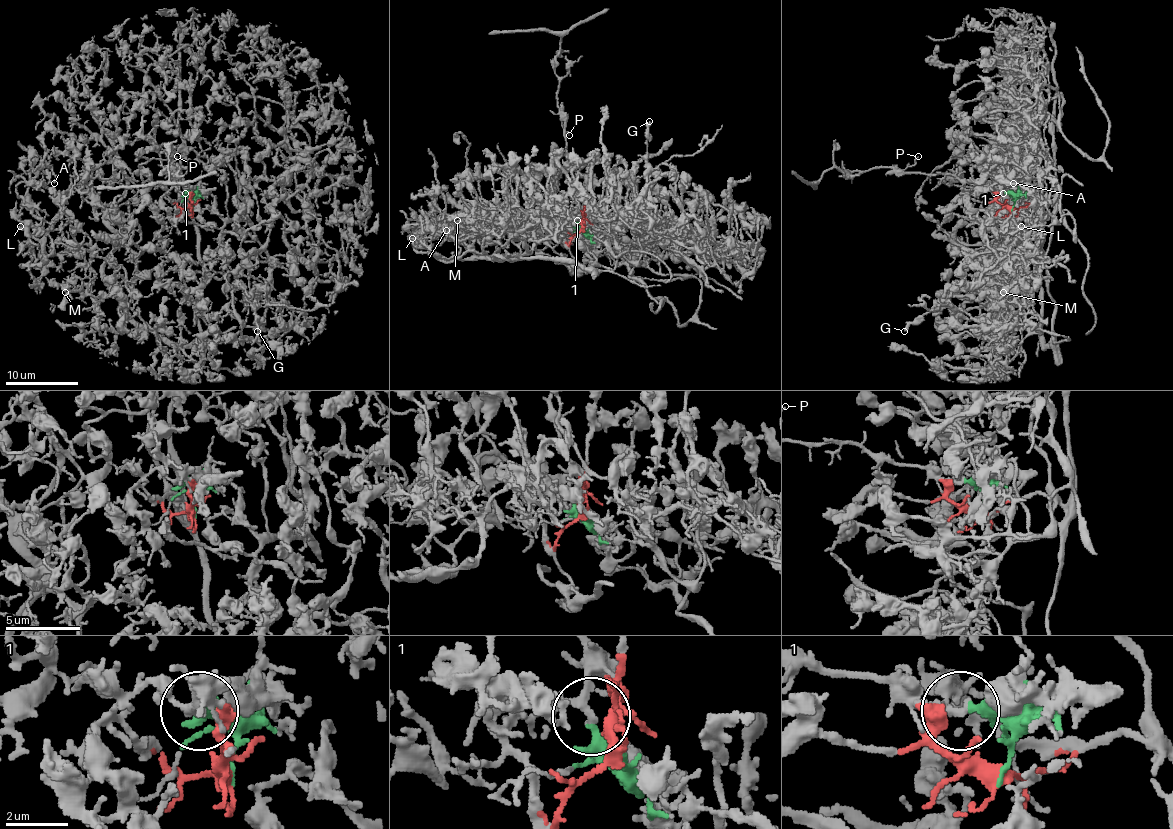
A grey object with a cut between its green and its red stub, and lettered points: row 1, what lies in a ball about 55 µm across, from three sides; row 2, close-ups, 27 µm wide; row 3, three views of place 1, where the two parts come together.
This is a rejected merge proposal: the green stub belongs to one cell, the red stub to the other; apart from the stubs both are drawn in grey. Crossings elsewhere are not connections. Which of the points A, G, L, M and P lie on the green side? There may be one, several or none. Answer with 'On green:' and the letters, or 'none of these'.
On green: P

